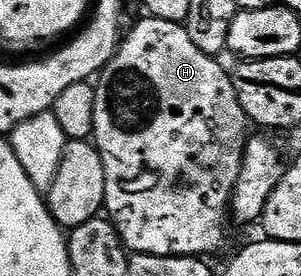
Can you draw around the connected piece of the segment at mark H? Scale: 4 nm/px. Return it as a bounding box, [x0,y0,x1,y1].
[92,16,251,258]

